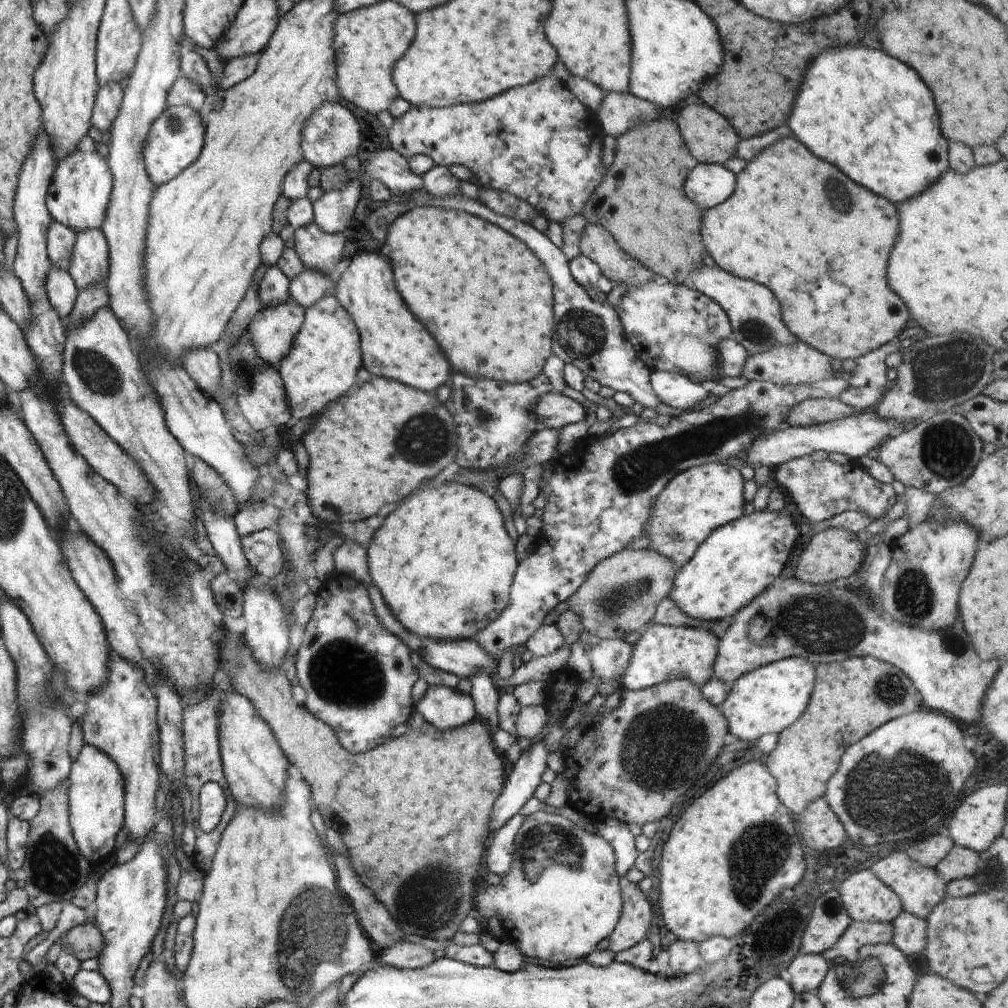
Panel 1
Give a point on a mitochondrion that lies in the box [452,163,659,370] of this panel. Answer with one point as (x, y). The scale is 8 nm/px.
(581, 332)

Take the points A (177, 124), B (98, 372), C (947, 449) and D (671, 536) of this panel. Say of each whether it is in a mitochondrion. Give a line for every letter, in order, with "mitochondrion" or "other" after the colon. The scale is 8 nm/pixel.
A: mitochondrion
B: mitochondrion
C: mitochondrion
D: mitochondrion

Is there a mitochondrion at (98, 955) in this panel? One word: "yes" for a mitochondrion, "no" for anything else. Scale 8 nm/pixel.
no

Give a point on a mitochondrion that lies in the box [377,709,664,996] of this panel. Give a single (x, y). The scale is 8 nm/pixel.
(549, 854)

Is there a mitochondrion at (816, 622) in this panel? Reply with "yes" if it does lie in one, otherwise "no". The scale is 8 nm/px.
yes

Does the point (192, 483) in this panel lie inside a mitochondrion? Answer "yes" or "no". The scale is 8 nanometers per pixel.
no

